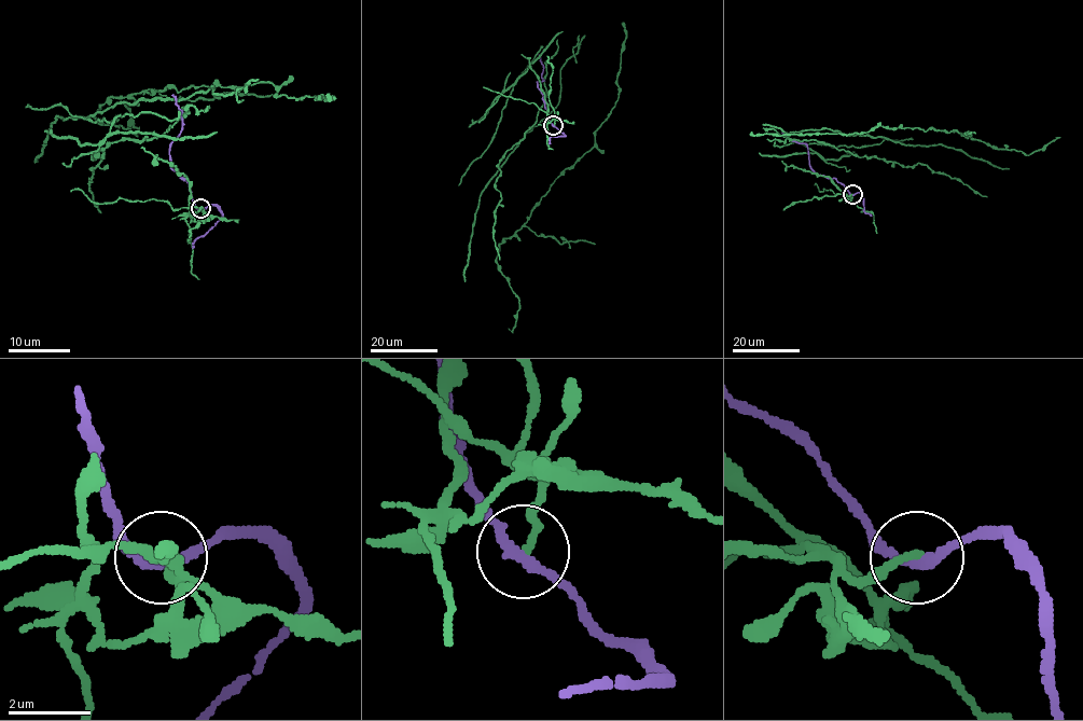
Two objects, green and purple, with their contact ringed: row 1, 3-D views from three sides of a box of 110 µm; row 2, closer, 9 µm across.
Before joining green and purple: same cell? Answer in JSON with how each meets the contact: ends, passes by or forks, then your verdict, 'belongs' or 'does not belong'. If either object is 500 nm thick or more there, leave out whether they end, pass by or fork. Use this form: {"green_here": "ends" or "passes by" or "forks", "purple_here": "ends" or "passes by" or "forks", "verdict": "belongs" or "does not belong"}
{"green_here": "ends", "purple_here": "passes by", "verdict": "does not belong"}

